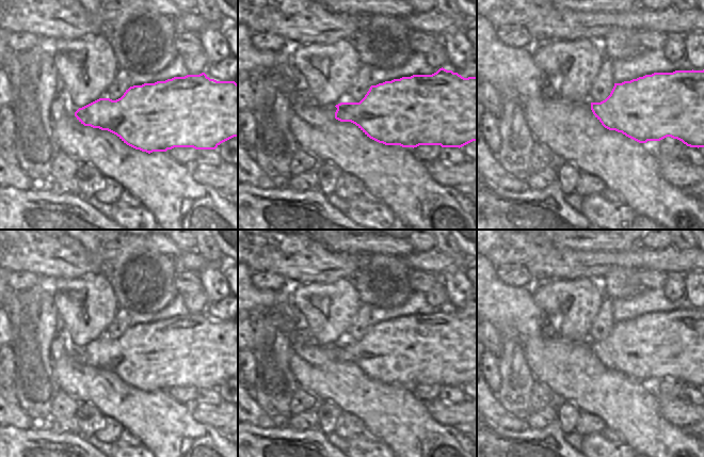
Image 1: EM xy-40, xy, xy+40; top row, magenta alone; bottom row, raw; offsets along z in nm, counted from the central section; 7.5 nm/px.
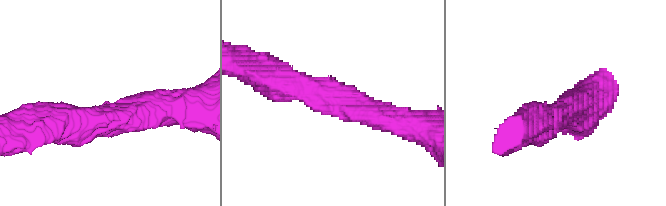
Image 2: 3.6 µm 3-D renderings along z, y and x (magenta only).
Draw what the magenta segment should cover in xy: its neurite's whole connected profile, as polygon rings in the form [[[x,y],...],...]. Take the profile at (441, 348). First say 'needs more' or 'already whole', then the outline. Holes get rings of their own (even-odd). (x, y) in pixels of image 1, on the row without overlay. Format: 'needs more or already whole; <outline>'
already whole; [[[443,306],[432,314],[413,314],[371,325],[359,342],[340,342],[335,346],[336,359],[355,363],[367,376],[385,384],[413,388],[419,384],[441,384],[460,388],[477,380],[477,316],[464,317]]]

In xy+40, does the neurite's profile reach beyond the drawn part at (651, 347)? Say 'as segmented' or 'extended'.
as segmented

